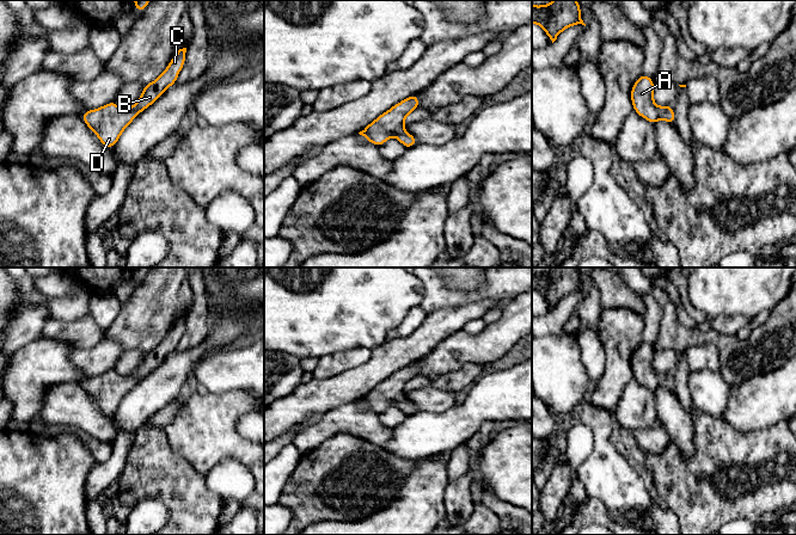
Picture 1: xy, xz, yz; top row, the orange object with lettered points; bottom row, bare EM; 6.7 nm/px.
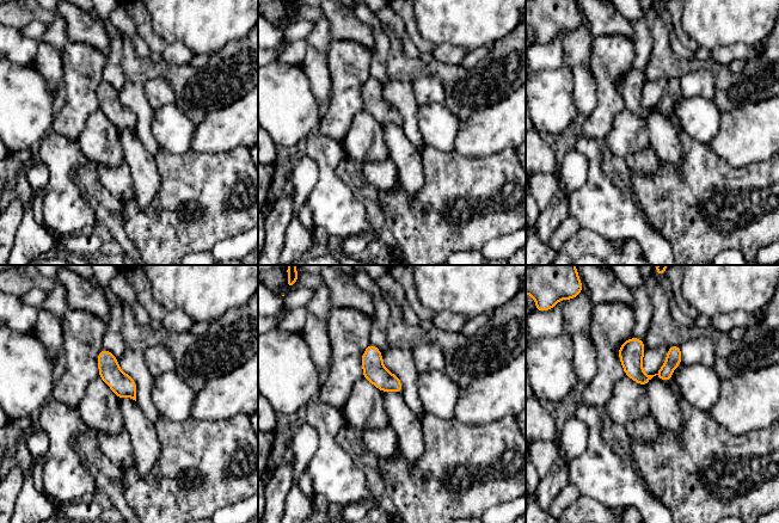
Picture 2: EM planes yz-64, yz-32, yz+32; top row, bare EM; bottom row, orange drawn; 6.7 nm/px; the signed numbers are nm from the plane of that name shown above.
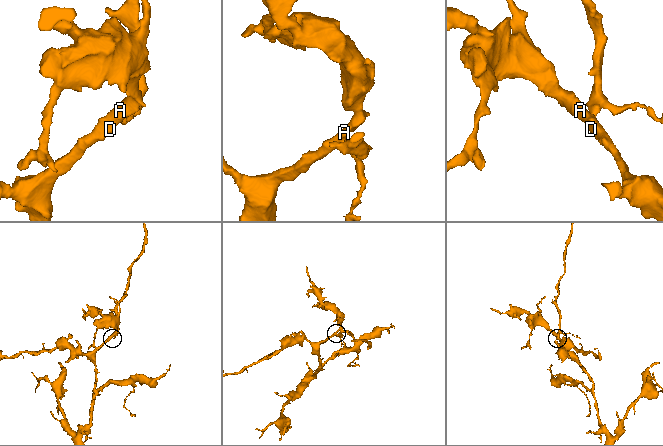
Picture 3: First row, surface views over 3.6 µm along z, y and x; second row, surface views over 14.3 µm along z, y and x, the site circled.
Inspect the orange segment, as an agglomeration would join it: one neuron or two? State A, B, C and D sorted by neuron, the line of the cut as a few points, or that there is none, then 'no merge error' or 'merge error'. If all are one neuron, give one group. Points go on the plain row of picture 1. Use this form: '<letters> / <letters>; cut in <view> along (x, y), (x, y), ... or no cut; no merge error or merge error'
A B C D; no cut; no merge error

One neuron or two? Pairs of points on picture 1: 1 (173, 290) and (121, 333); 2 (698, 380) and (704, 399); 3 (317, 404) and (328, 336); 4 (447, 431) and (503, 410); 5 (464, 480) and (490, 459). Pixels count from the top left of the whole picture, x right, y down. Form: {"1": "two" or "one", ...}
{"1": "one", "2": "one", "3": "two", "4": "one", "5": "two"}

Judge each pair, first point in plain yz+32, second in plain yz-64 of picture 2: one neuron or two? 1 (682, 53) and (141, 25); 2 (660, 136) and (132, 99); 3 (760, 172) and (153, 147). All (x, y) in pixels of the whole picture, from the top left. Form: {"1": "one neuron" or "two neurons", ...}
{"1": "two neurons", "2": "two neurons", "3": "two neurons"}

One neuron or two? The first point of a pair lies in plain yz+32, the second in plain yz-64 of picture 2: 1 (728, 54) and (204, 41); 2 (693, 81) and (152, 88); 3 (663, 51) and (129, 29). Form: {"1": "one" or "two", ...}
{"1": "two", "2": "one", "3": "two"}

